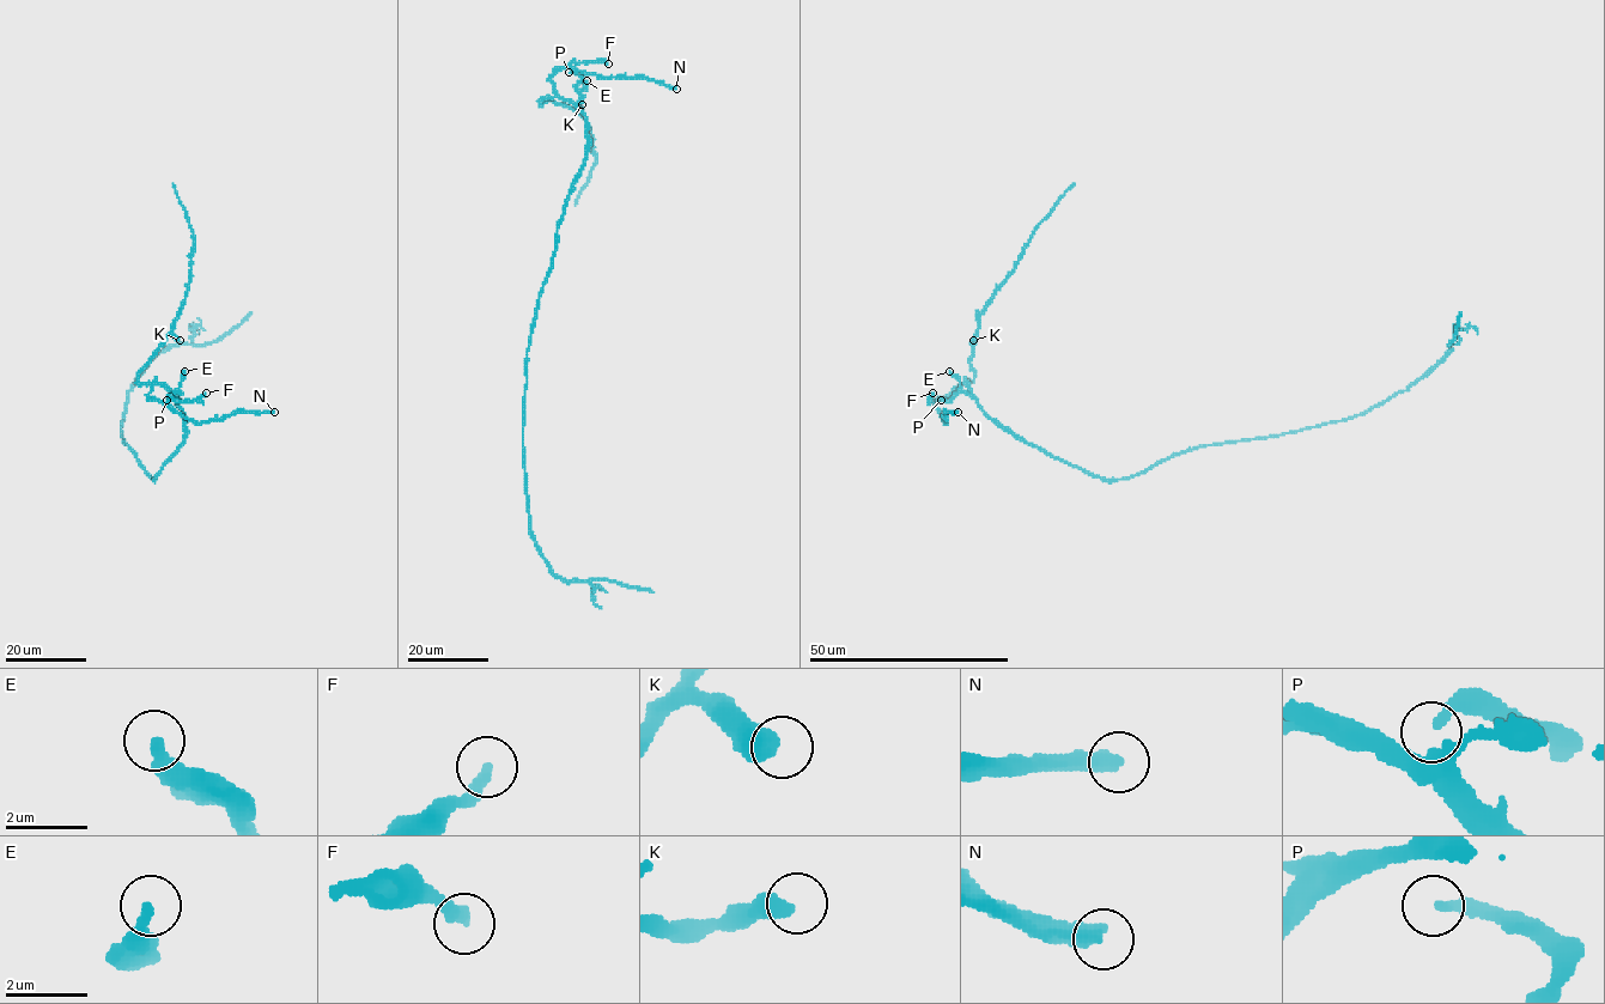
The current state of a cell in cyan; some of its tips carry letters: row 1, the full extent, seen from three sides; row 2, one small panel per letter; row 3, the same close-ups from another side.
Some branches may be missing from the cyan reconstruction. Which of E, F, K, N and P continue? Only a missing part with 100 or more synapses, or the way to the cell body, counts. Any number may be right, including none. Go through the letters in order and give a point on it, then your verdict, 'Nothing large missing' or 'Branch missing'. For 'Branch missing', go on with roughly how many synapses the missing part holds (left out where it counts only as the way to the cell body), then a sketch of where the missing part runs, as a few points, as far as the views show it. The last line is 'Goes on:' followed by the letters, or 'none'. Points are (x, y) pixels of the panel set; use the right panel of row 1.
E: Place: (949, 371). Nothing large missing
F: Place: (932, 393). Nothing large missing
K: Place: (973, 340). Nothing large missing
N: Place: (958, 412). Branch missing. Roughly 250 synapses. Course of what is missing: (958, 412), (978, 418), (1008, 445), (1013, 425), (1019, 430), (1023, 421), (991, 389), (962, 434), (970, 434)
P: Place: (941, 400). Nothing large missing
Goes on: N

